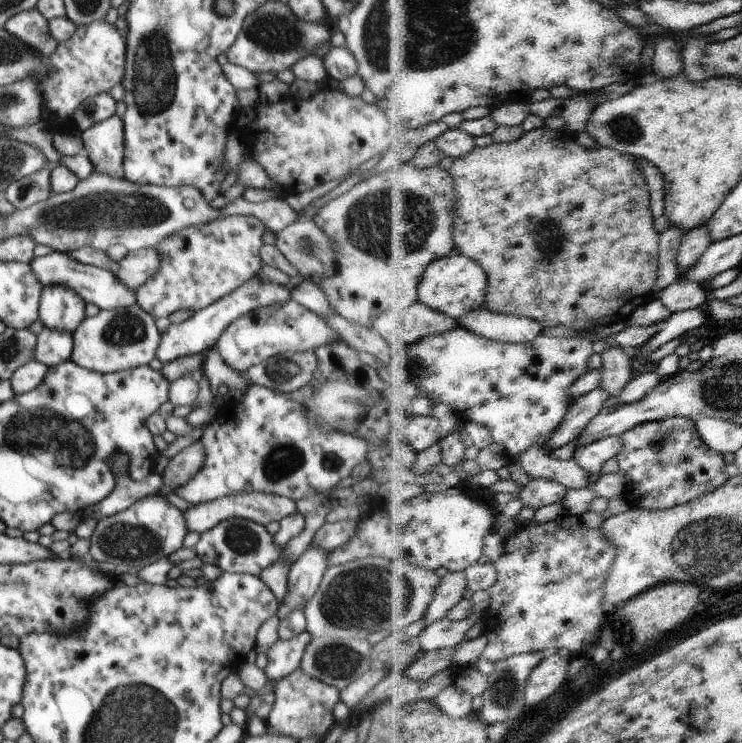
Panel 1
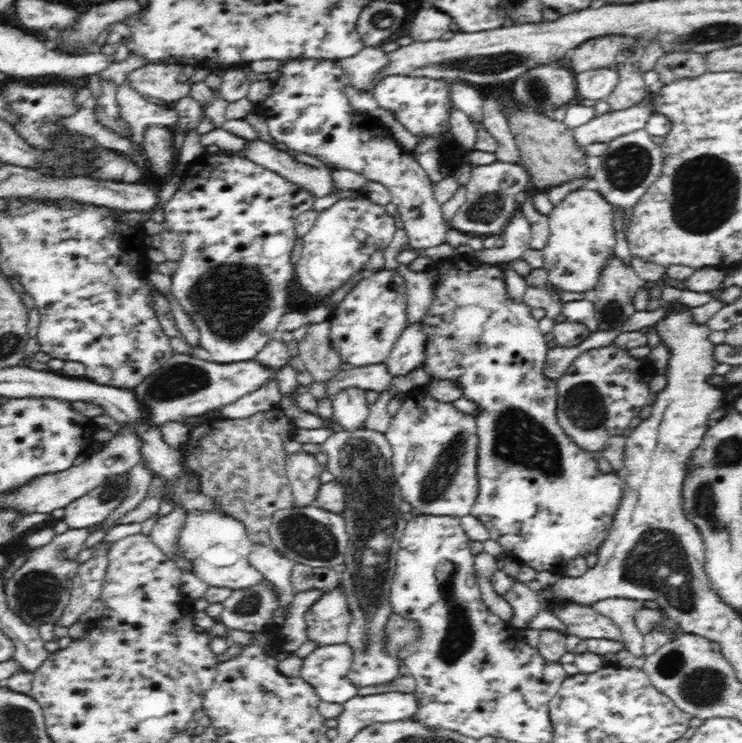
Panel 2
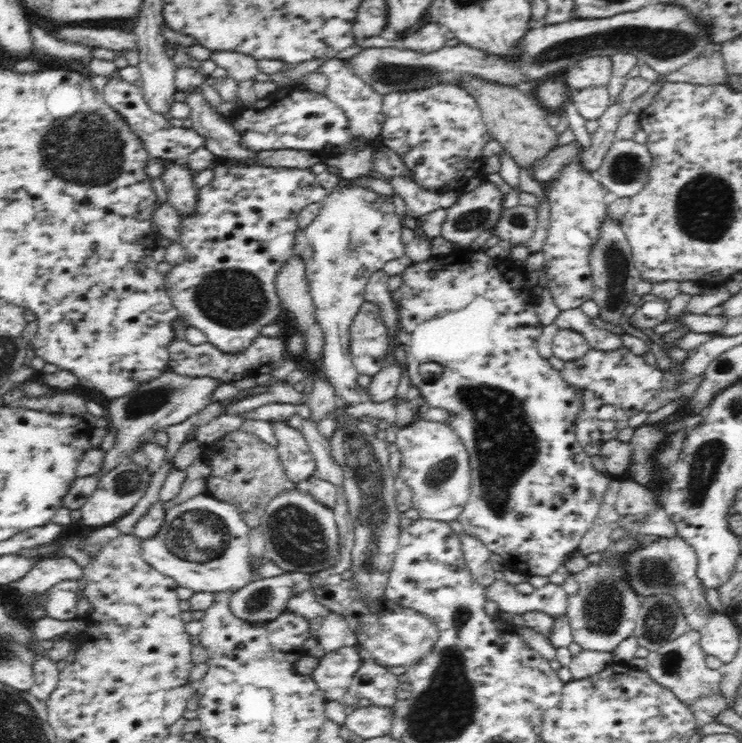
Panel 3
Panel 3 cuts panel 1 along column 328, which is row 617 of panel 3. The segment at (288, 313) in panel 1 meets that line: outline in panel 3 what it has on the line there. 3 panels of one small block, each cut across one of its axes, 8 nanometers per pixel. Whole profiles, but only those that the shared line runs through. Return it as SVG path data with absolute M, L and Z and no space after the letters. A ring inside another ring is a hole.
M331 611L325 616L316 638L326 653L342 647L354 647L358 643L355 631L350 628L345 617Z

